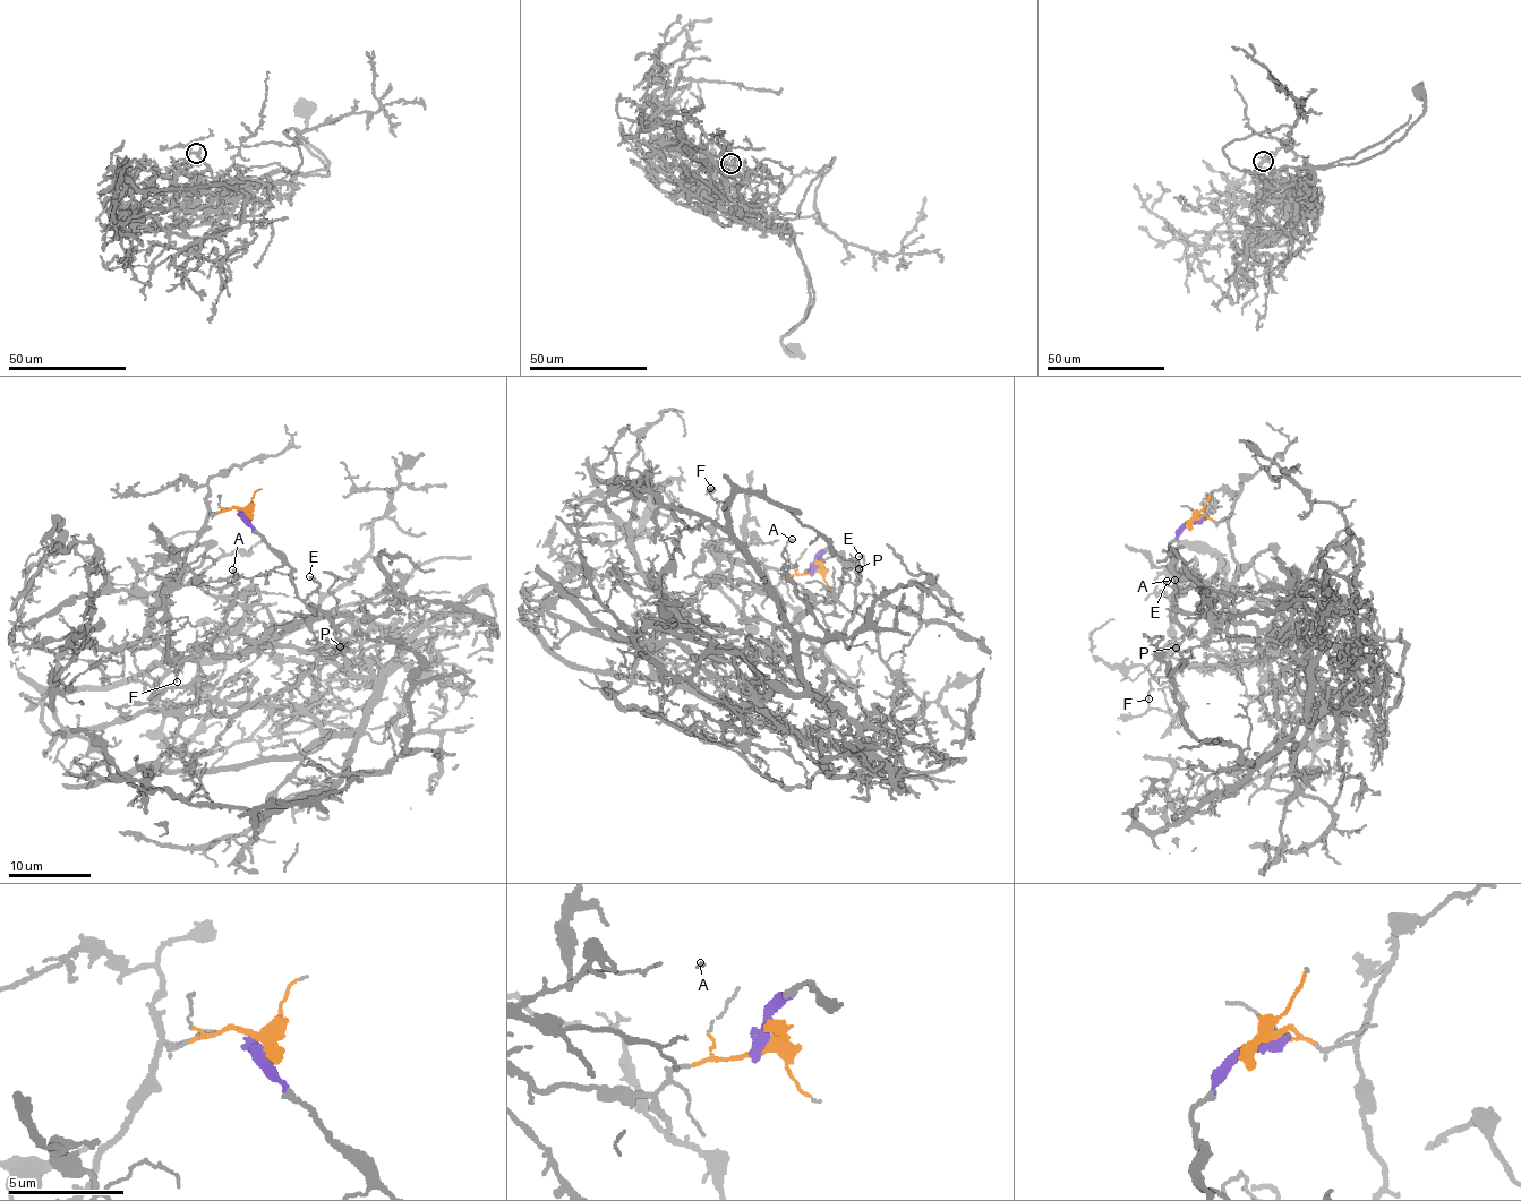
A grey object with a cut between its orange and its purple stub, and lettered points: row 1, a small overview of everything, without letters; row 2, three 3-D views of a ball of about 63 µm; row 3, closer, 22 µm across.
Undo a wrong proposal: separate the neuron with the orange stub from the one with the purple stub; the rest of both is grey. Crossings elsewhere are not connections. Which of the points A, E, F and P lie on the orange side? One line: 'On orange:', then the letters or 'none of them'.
On orange: A, F

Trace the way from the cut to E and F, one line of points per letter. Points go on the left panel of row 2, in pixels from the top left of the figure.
E: (242, 513), (292, 568), (295, 593), (301, 600), (319, 585), (309, 576)
F: (242, 511), (210, 515), (173, 572), (162, 610), (170, 623), (167, 648), (176, 682)

